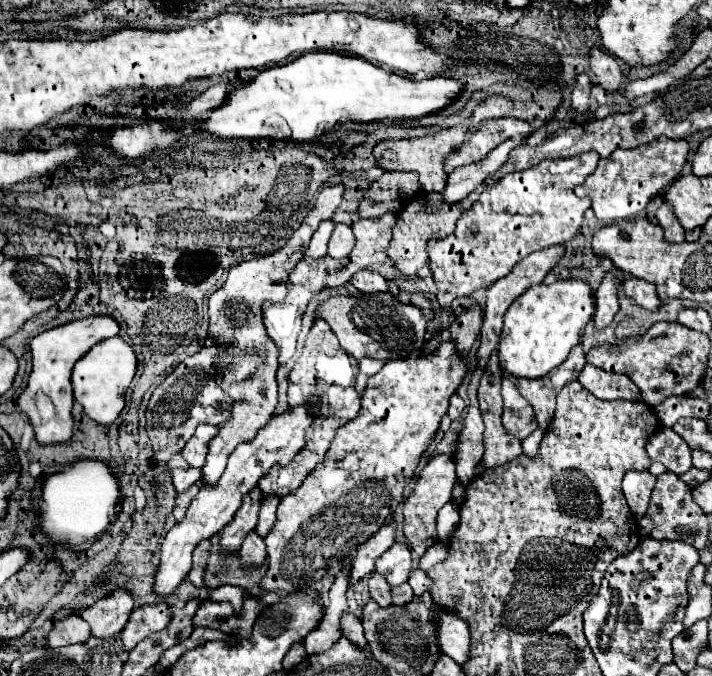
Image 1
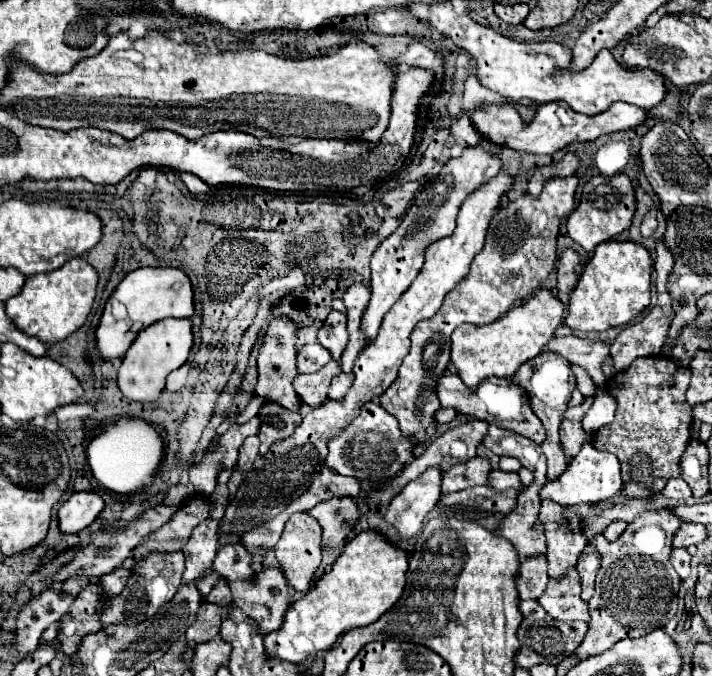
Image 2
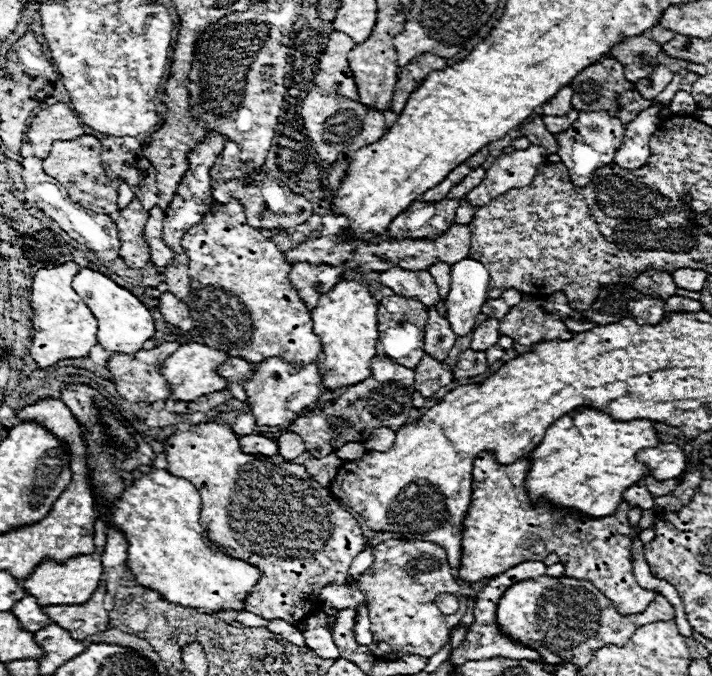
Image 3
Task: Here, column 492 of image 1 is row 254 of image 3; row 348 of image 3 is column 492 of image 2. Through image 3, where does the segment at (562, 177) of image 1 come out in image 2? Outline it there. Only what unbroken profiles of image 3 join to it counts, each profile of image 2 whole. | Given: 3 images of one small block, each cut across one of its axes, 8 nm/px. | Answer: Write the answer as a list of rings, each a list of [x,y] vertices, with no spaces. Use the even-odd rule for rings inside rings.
[[[576,176],[552,178],[548,186],[544,186],[542,196],[532,198],[524,194],[506,208],[500,208],[492,220],[482,252],[478,252],[472,260],[468,276],[444,298],[440,312],[436,312],[432,320],[422,320],[414,328],[410,336],[412,348],[398,370],[398,378],[378,402],[386,412],[396,416],[400,432],[406,438],[414,438],[416,444],[422,446],[436,434],[438,424],[434,422],[434,414],[440,410],[436,380],[444,376],[448,368],[450,336],[454,328],[460,324],[484,326],[498,320],[510,308],[526,302],[532,292],[548,278],[556,262],[556,236],[560,220],[574,210],[576,186]]]

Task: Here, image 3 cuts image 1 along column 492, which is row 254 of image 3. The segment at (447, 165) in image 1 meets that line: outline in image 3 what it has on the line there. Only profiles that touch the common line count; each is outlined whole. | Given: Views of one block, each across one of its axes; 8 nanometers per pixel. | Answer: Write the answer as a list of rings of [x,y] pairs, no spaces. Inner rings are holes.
[[[132,200],[124,210],[118,212],[116,226],[120,238],[120,258],[128,264],[128,268],[142,268],[150,261],[148,246],[140,236],[144,224],[148,220],[148,212],[140,210],[140,202]]]

